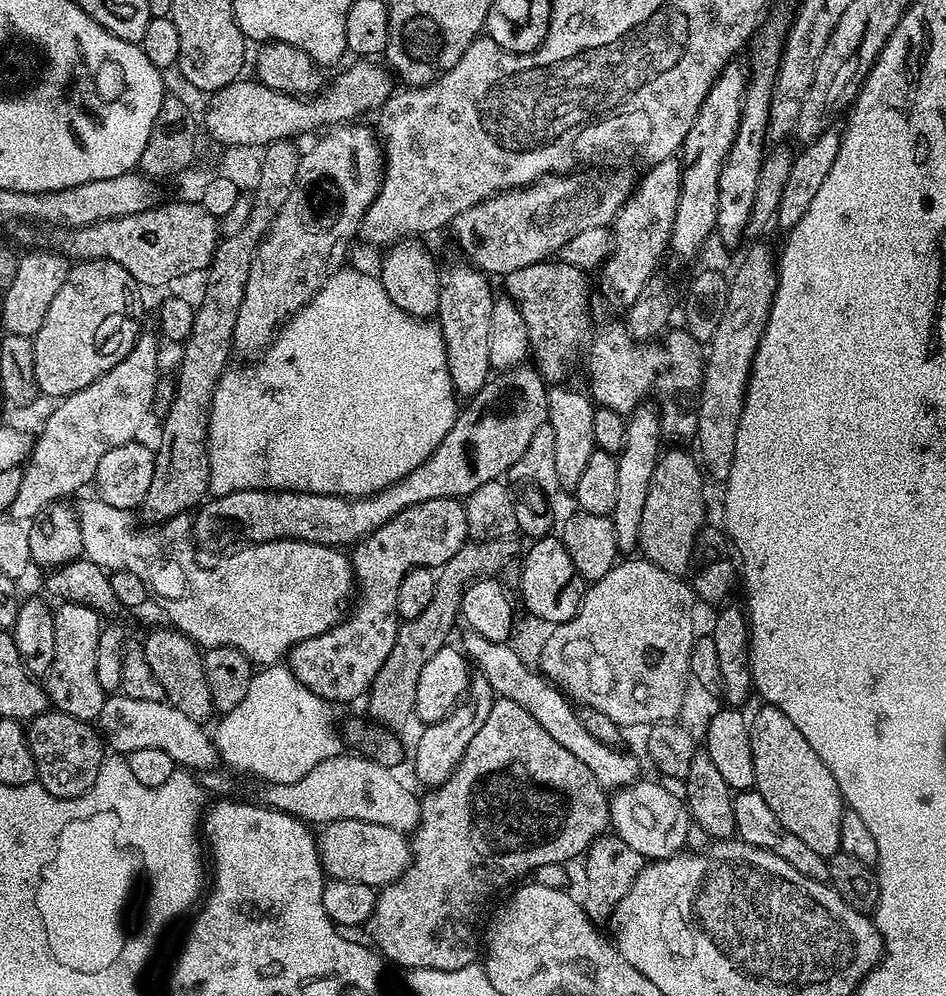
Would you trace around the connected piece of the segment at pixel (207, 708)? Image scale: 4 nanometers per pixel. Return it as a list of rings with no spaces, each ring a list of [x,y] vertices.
[[[163,627],[156,628],[148,637],[143,637],[146,663],[149,664],[150,670],[154,670],[154,678],[162,682],[164,700],[186,714],[186,718],[204,722],[208,715],[213,715],[214,709],[210,686],[207,685],[206,676],[203,674],[201,649],[177,628]]]

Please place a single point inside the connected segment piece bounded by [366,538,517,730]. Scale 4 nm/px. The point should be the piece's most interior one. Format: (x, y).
(390, 699)

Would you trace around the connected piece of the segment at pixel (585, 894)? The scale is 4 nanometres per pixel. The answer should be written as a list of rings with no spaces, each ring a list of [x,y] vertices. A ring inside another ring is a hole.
[[[607,832],[597,836],[584,854],[576,855],[565,864],[566,888],[593,922],[607,921],[616,903],[628,893],[645,863],[644,856],[638,850],[631,849],[615,833]]]

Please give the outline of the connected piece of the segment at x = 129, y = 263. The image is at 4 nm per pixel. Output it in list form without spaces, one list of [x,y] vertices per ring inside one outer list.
[[[176,200],[173,204],[157,203],[155,208],[147,208],[134,214],[126,214],[113,220],[103,220],[97,224],[64,230],[59,233],[59,251],[76,262],[85,260],[109,260],[122,270],[131,274],[137,284],[148,288],[160,288],[163,284],[172,284],[183,276],[192,276],[195,272],[203,273],[212,262],[216,245],[222,239],[217,217],[206,214],[206,210],[198,202],[192,204],[188,200]]]

